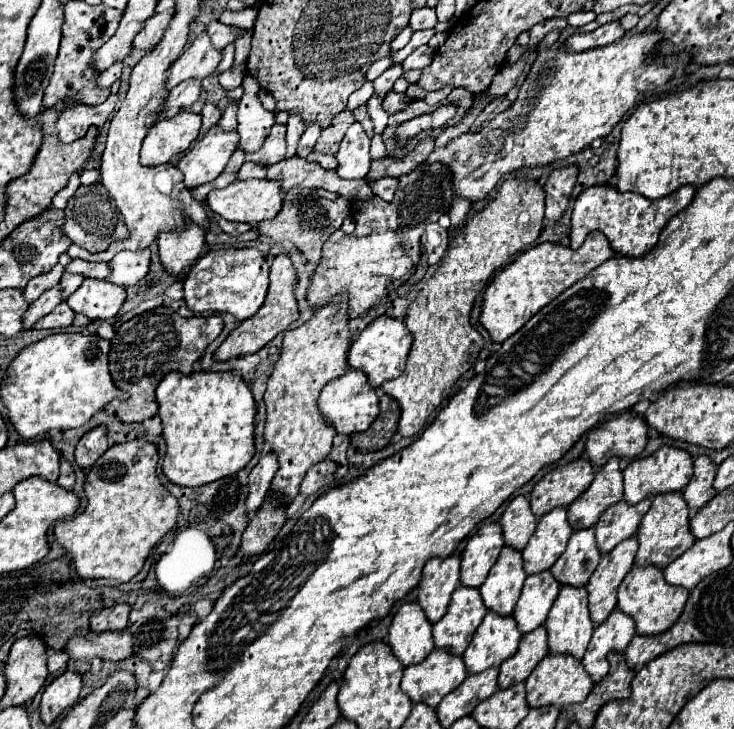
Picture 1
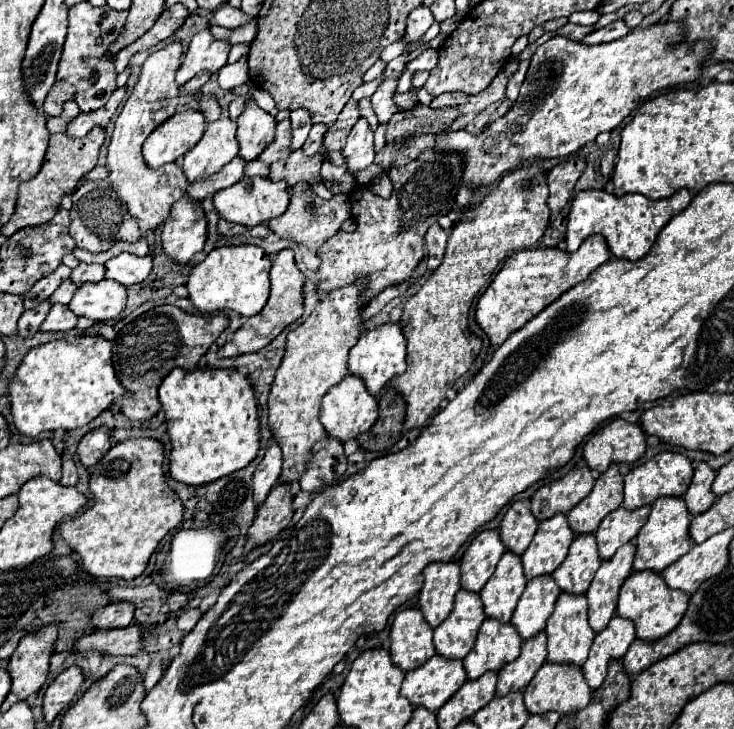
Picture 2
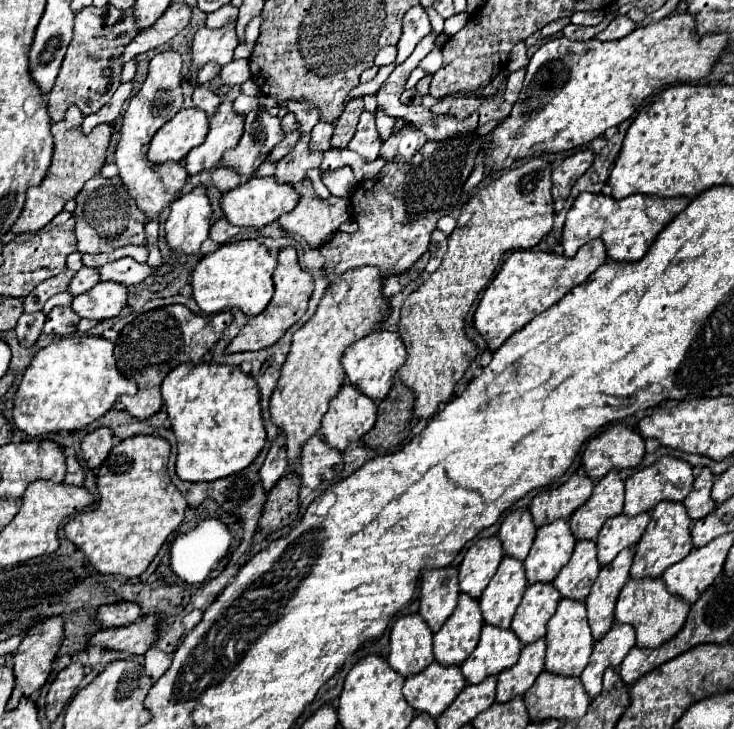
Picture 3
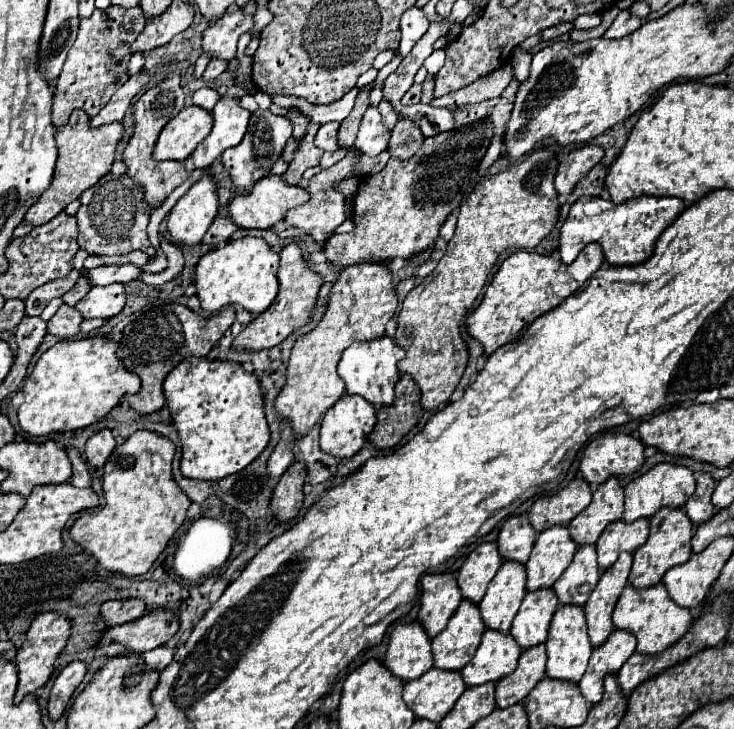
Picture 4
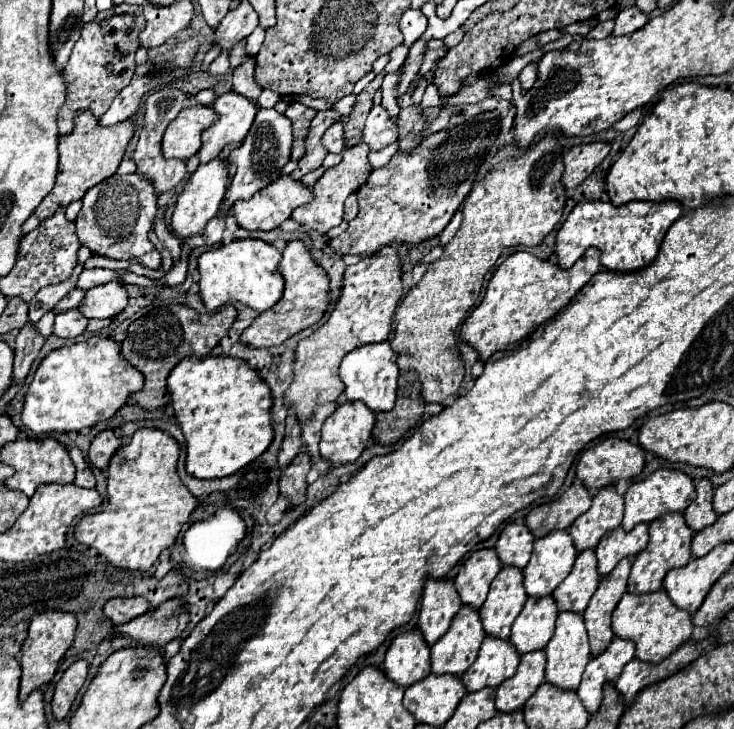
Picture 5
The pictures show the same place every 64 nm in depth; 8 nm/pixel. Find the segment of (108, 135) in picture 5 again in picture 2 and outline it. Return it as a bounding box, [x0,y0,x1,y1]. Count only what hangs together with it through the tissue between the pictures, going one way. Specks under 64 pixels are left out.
[2,100,104,236]

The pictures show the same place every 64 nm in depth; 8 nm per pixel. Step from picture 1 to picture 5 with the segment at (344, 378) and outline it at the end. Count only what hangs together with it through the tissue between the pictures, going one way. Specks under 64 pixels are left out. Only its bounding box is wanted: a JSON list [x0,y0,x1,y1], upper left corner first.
[320,402,374,464]

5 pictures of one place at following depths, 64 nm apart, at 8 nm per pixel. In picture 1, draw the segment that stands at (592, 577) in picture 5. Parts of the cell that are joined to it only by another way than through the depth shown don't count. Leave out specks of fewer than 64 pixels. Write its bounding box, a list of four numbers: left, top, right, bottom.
[550,528,602,586]

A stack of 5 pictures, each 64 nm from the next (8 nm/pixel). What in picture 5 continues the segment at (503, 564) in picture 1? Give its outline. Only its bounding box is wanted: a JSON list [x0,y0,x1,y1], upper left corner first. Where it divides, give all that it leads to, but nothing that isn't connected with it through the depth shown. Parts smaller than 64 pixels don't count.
[480,566,528,638]

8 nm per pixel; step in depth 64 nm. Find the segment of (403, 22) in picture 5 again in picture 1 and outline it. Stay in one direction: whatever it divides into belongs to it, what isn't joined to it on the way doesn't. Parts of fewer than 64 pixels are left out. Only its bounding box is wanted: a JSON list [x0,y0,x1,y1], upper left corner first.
[410,8,438,30]

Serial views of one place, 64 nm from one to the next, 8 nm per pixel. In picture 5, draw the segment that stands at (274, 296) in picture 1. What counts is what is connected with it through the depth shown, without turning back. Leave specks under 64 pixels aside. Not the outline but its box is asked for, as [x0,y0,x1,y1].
[240,240,328,348]

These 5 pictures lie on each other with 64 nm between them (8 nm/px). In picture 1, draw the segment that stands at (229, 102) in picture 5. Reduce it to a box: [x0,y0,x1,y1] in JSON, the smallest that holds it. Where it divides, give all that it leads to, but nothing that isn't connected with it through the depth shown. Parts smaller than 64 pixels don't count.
[176,126,236,190]

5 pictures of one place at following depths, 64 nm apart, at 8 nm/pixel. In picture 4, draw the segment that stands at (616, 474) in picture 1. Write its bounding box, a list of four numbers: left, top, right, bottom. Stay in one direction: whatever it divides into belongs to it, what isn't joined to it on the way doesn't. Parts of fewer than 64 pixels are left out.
[570,476,624,544]

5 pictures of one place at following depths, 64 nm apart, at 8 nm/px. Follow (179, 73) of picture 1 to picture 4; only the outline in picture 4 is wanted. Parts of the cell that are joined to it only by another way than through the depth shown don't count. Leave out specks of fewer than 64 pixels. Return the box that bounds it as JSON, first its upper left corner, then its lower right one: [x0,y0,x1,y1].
[202,10,252,62]

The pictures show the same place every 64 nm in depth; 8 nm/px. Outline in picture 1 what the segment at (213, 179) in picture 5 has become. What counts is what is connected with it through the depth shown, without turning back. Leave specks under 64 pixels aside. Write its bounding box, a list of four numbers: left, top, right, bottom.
[158,224,204,274]

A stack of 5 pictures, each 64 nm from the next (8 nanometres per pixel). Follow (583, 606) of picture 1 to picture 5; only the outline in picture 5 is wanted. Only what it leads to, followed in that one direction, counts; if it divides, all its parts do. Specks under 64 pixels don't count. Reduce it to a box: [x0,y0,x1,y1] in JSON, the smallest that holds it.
[546,612,590,690]

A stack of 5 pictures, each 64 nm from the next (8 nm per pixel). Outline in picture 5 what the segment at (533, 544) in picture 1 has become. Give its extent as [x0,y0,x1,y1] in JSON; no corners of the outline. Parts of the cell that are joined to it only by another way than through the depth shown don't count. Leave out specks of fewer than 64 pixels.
[524,530,576,596]

